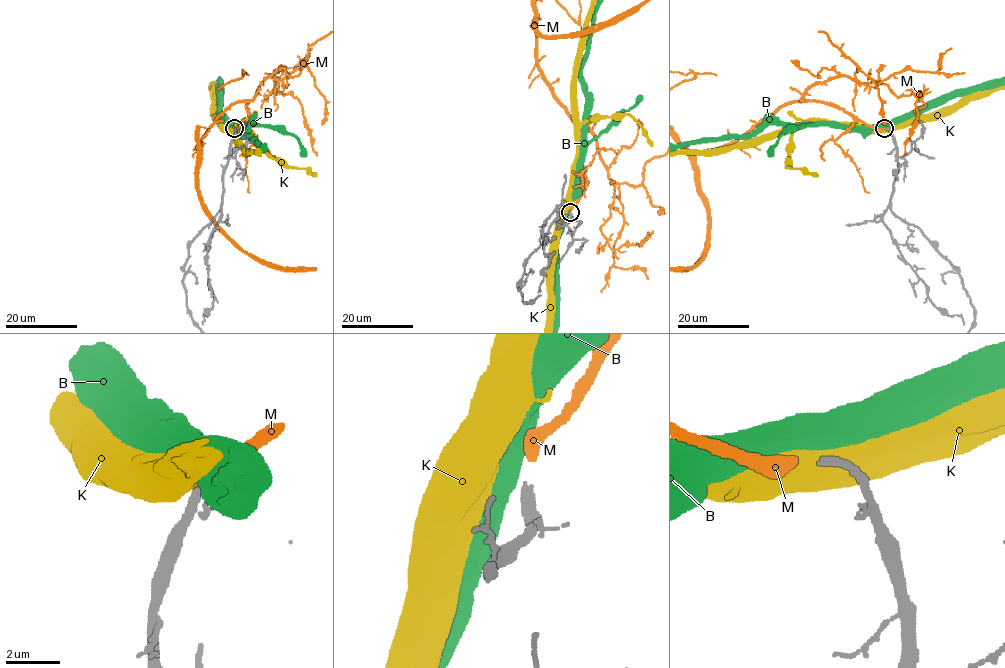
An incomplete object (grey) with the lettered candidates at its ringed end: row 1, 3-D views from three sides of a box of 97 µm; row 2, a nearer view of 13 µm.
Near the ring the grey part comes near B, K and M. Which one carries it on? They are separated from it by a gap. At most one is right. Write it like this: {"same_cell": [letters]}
{"same_cell": ["M"]}

